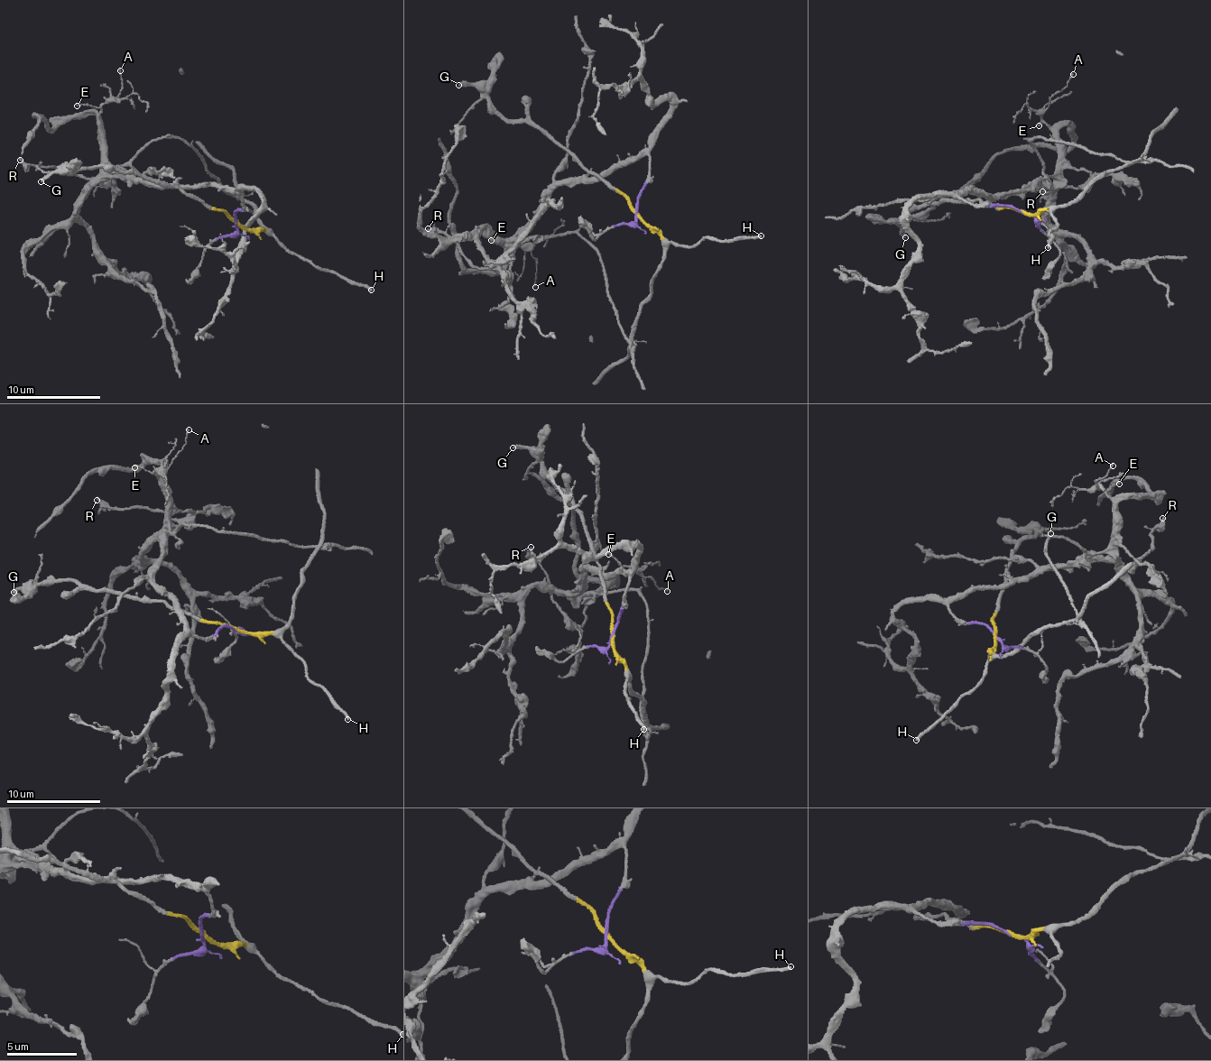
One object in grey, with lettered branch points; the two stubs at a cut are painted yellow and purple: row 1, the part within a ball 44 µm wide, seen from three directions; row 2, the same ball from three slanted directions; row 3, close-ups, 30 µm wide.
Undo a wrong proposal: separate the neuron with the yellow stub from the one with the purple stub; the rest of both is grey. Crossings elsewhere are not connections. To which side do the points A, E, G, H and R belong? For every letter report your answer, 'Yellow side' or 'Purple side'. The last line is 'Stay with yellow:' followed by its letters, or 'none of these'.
A: Purple side
E: Purple side
G: Yellow side
H: Yellow side
R: Purple side
Stay with yellow: G, H

